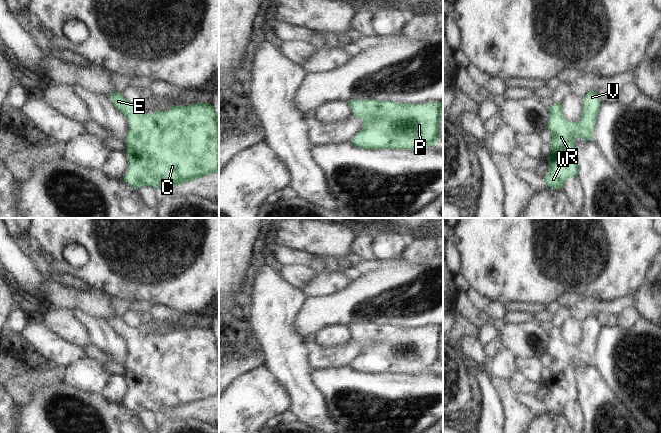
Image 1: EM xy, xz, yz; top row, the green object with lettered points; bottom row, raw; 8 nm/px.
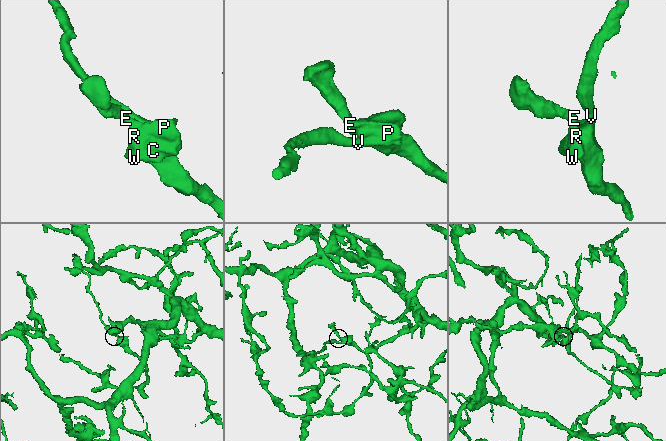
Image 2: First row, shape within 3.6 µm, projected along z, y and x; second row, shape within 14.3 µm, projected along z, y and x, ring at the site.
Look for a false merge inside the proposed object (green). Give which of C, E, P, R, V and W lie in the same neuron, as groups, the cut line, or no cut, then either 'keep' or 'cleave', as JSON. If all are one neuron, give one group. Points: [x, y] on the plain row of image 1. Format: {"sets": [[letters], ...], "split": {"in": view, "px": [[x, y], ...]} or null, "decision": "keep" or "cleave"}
{"sets": [["C", "E", "P", "R", "V", "W"]], "split": null, "decision": "keep"}

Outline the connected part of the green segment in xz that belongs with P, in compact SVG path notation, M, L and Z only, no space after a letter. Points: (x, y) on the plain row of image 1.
M369 323L348 326L354 334L354 340L364 344L361 355L352 367L363 373L407 373L419 375L435 370L440 364L440 345L442 342L442 326L426 328L395 327L393 325L378 325Z

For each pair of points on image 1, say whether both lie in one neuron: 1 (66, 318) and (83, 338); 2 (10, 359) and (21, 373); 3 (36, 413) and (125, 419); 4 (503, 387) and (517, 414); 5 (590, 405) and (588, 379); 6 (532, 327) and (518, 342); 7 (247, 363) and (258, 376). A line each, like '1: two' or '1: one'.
1: one
2: one
3: one
4: one
5: one
6: one
7: two

